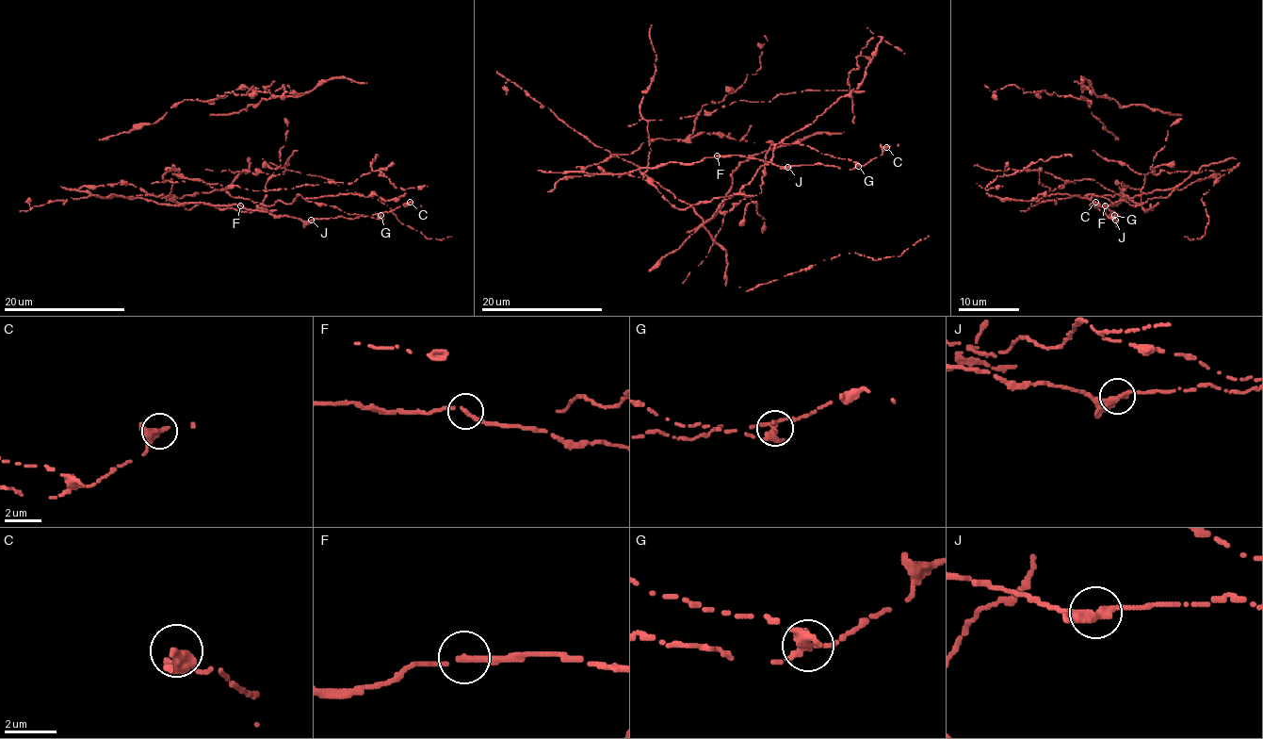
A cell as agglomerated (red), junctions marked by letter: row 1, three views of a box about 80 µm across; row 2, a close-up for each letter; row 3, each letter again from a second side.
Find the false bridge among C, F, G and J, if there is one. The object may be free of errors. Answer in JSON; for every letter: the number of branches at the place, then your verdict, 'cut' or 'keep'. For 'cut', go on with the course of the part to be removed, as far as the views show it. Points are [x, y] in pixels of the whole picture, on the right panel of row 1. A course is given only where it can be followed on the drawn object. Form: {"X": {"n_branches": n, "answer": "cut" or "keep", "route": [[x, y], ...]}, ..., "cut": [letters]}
{"C": {"n_branches": 2, "answer": "keep"}, "F": {"n_branches": 2, "answer": "keep"}, "G": {"n_branches": 2, "answer": "cut"}, "J": {"n_branches": 2, "answer": "keep"}, "cut": ["G"]}

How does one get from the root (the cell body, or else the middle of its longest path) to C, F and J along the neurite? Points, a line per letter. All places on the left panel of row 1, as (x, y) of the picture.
C: (297, 195), (309, 202), (334, 206), (347, 214), (374, 219), (410, 202)
F: (297, 195), (291, 204), (265, 206), (227, 189), (180, 199), (148, 194), (163, 205), (240, 205)
J: (297, 195), (269, 206), (227, 189), (148, 199), (163, 205), (239, 204), (311, 220)

